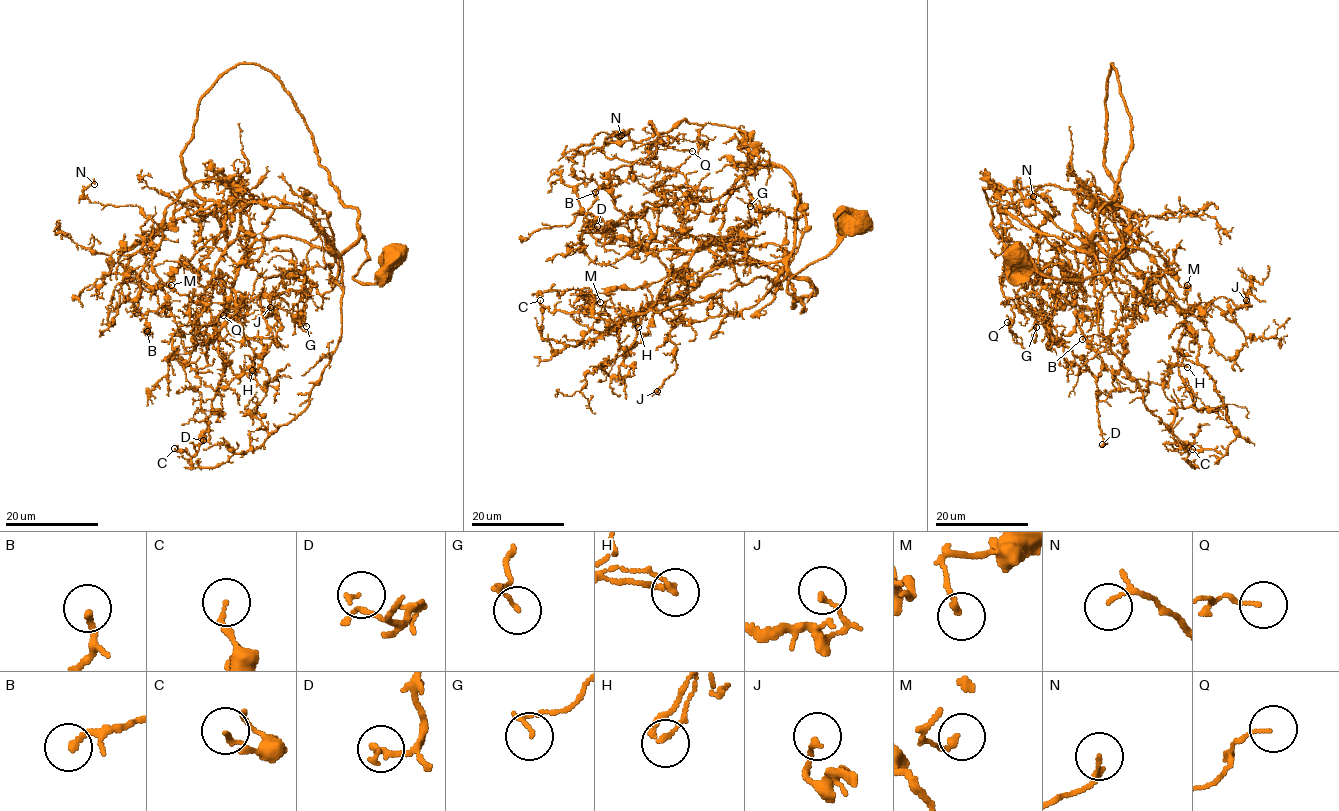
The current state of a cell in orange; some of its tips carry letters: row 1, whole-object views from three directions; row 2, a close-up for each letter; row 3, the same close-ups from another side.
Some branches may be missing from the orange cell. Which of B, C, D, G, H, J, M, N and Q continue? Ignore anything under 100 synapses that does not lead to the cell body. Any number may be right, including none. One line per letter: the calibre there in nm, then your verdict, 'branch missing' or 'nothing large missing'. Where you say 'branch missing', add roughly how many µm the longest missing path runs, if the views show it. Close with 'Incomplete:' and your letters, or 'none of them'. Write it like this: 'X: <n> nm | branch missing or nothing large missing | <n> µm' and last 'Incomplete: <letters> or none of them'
B: 200 nm | nothing large missing
C: 140 nm | nothing large missing
D: 60 nm | nothing large missing
G: 100 nm | nothing large missing
H: 140 nm | nothing large missing
J: 150 nm | nothing large missing
M: 170 nm | nothing large missing
N: 80 nm | nothing large missing
Q: 80 nm | nothing large missing
Incomplete: none of them

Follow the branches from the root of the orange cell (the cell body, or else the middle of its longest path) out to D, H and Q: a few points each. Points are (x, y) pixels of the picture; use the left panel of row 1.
D: (397, 257), (387, 280), (360, 284), (364, 236), (334, 254), (294, 209), (246, 203), (189, 362), (203, 440)
H: (397, 257), (360, 284), (364, 236), (256, 239), (232, 294), (272, 334), (264, 389), (252, 370)
Q: (397, 257), (360, 284), (364, 236), (334, 254), (294, 209), (192, 183), (152, 271), (192, 334), (223, 315)

